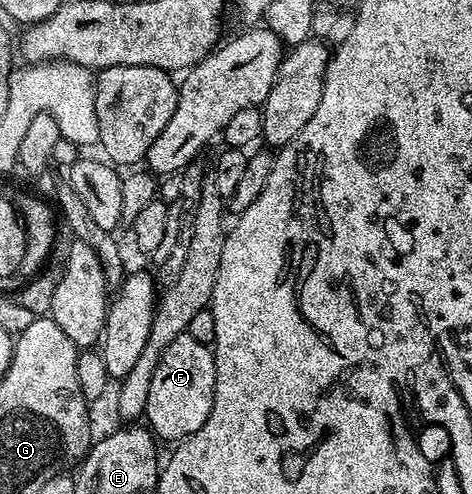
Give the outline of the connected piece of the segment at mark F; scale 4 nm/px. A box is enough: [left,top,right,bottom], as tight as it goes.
[145,331,214,442]

